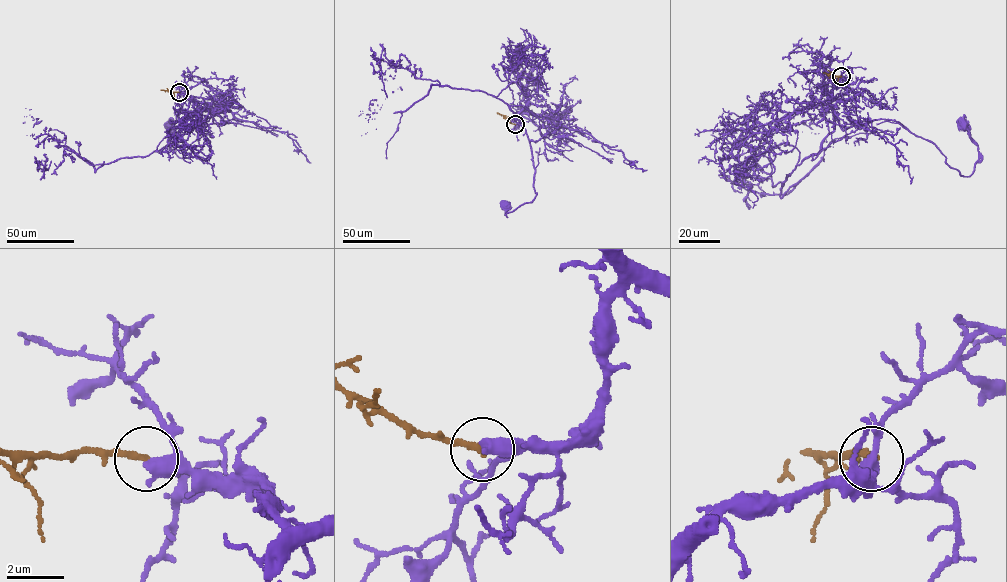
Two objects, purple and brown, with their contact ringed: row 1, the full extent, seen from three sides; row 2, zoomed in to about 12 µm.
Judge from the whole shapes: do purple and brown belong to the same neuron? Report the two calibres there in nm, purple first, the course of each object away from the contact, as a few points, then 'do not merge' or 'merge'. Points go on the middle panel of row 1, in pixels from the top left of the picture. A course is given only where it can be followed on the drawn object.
280 nm thick on the purple side, 200 nm on the other; purple runs (515, 124), (521, 115), (514, 119), (531, 146), (537, 193), (505, 215), (506, 204); brown runs (515, 124), (497, 112); merge

